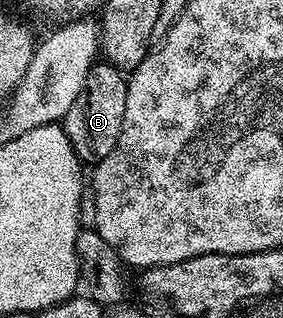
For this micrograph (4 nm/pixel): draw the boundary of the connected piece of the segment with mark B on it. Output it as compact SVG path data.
M96 62L85 78L81 94L77 94L77 102L73 102L73 106L69 106L64 114L61 121L63 129L84 165L100 164L113 150L113 146L117 146L117 138L121 138L121 126L125 118L127 82L128 77L114 65Z

